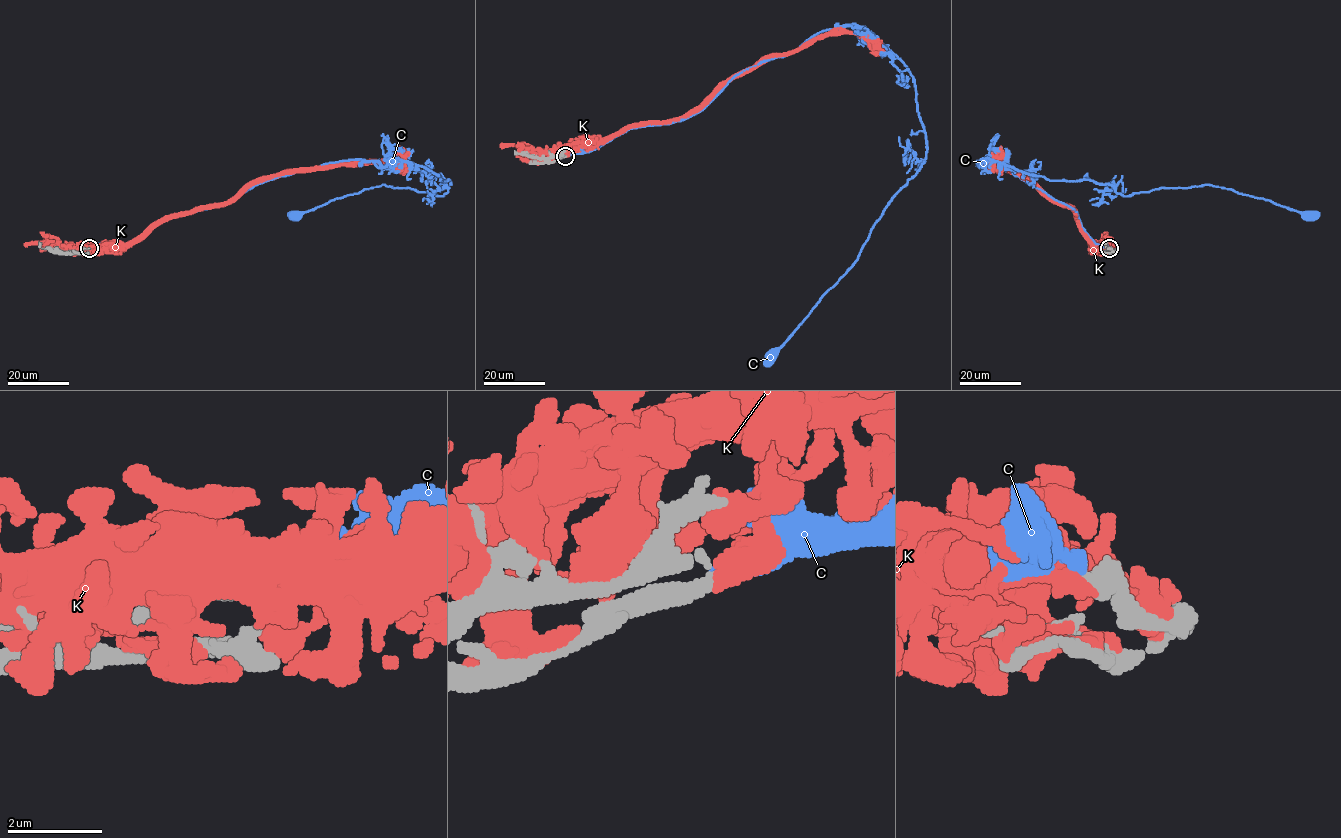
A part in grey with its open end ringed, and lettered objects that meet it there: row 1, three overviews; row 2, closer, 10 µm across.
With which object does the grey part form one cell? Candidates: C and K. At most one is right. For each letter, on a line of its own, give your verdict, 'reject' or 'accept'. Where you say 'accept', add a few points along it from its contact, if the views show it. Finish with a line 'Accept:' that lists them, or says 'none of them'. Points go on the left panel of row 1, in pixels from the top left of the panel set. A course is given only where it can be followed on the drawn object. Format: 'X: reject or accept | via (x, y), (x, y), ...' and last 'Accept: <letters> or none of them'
C: reject
K: reject
Accept: none of them

